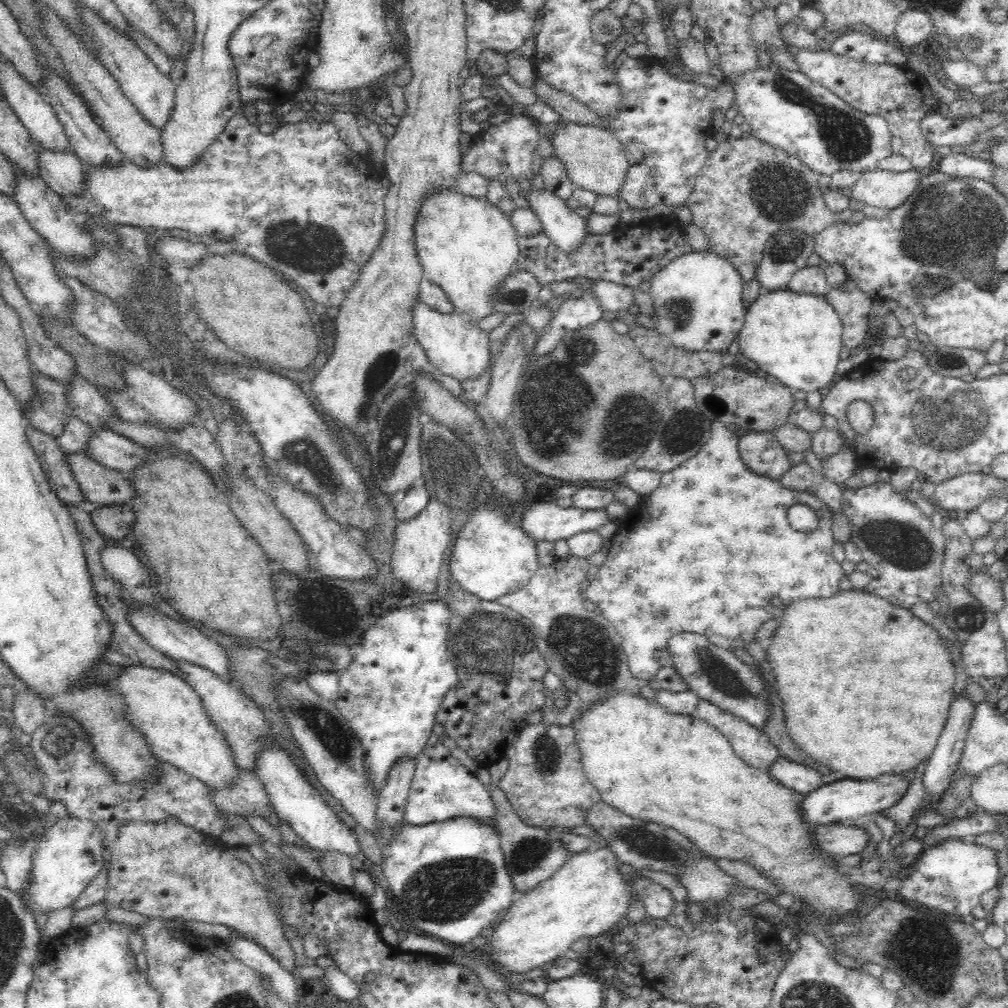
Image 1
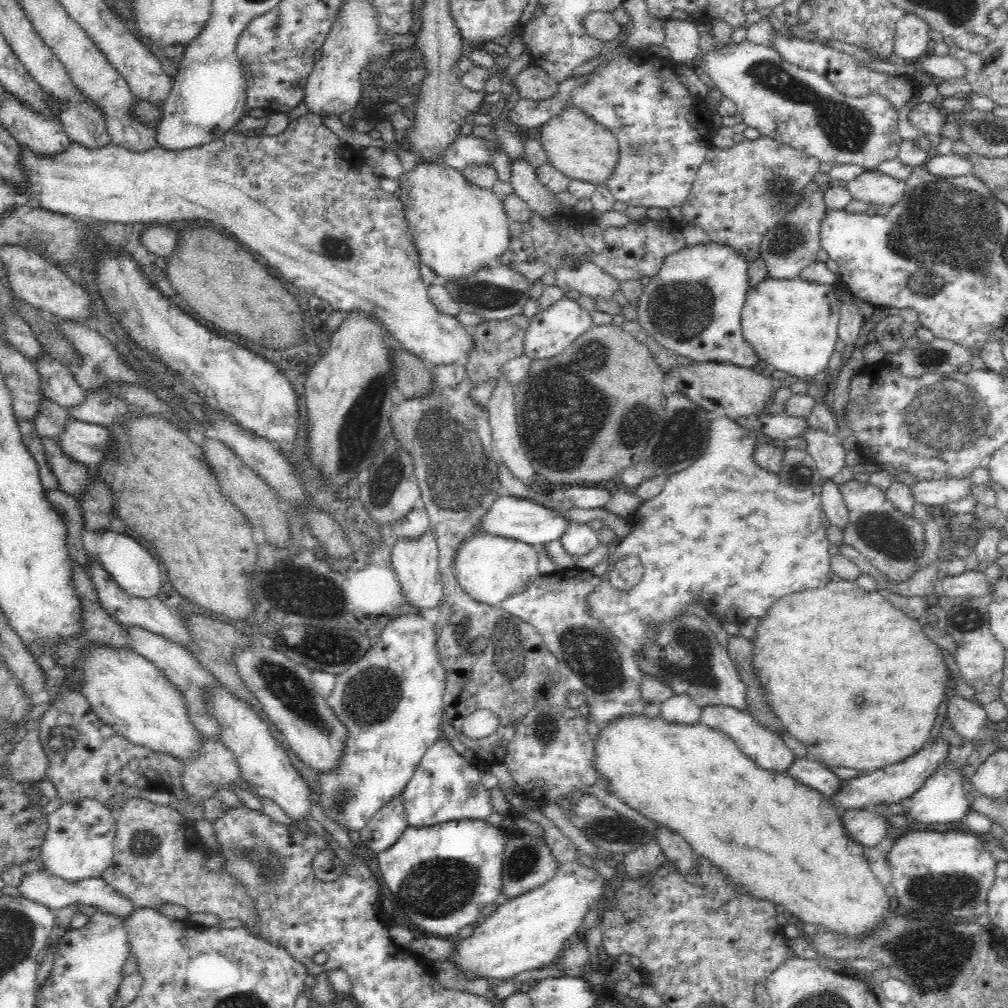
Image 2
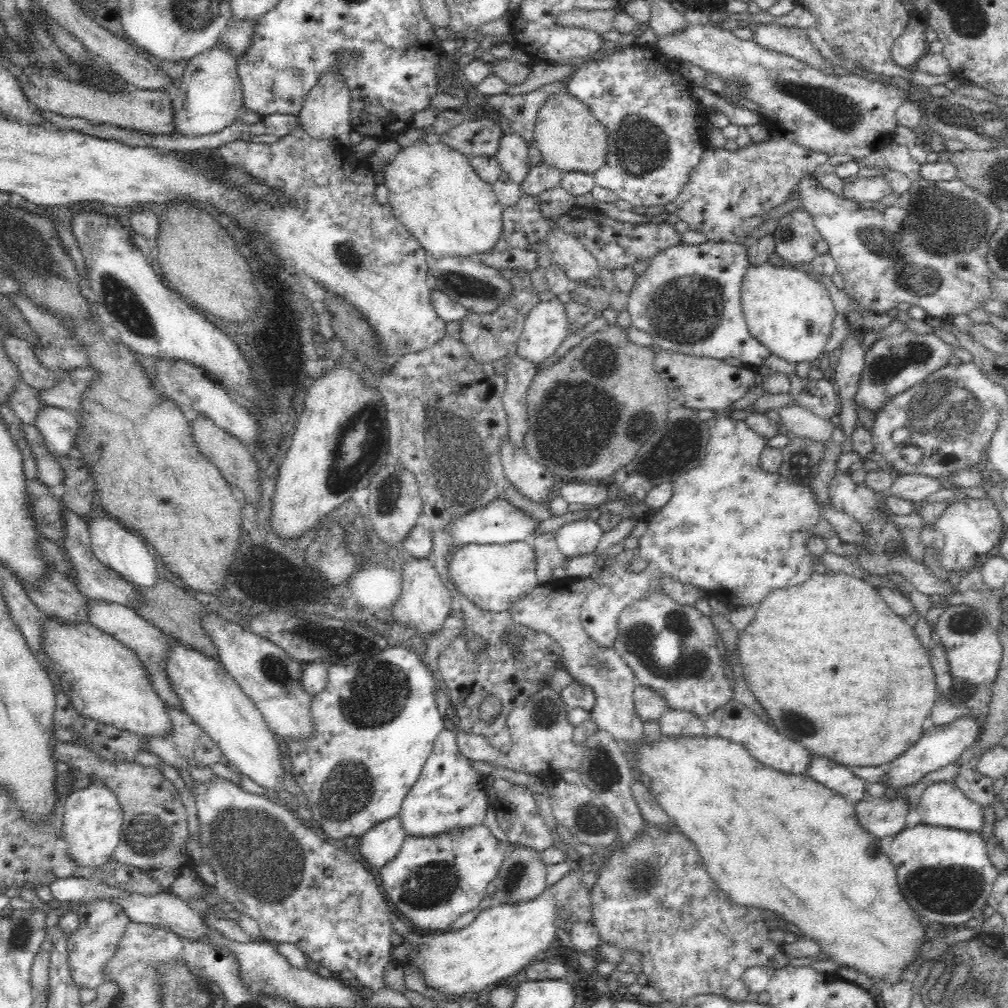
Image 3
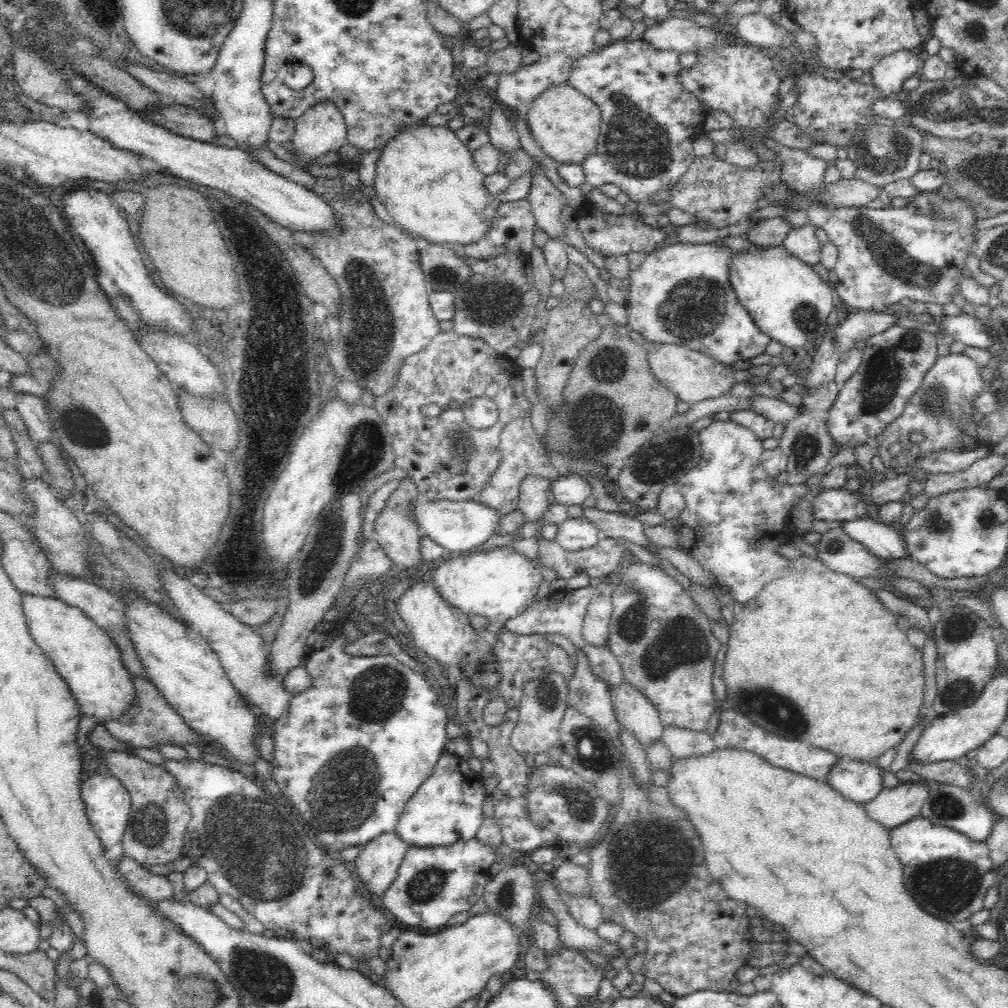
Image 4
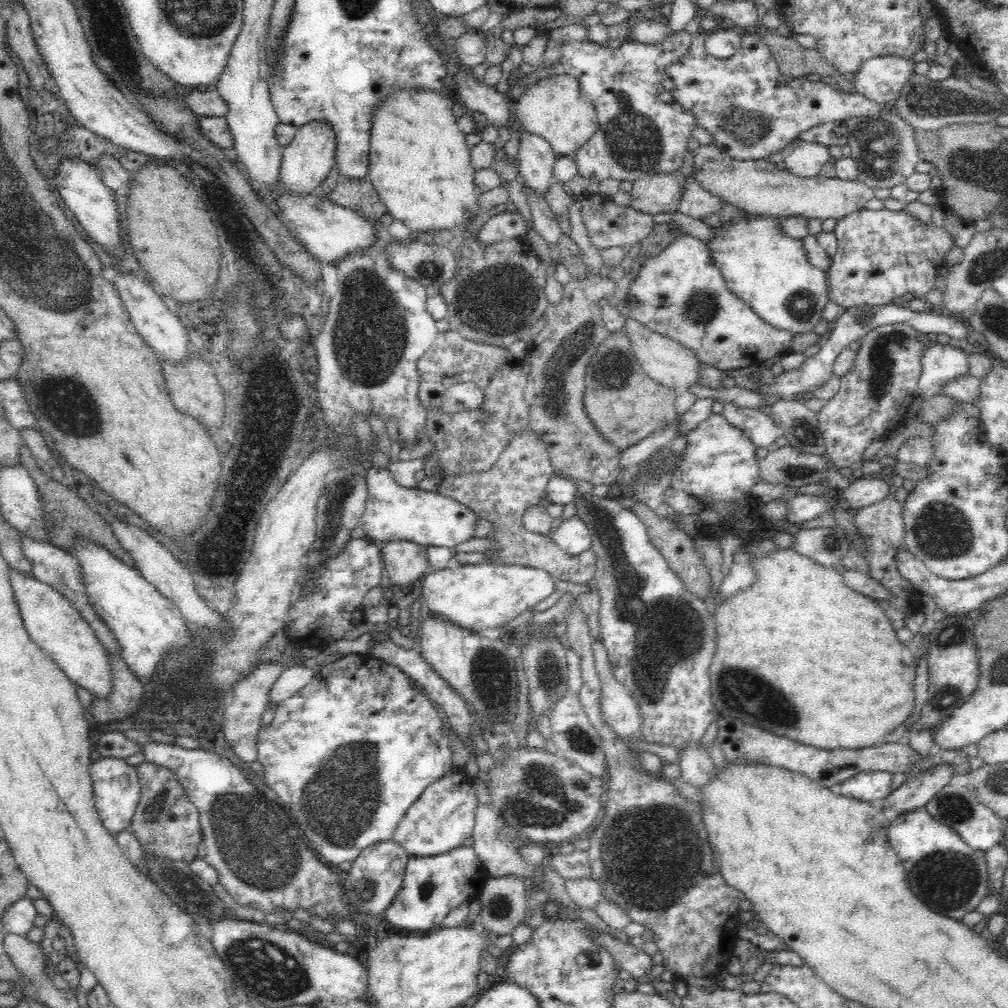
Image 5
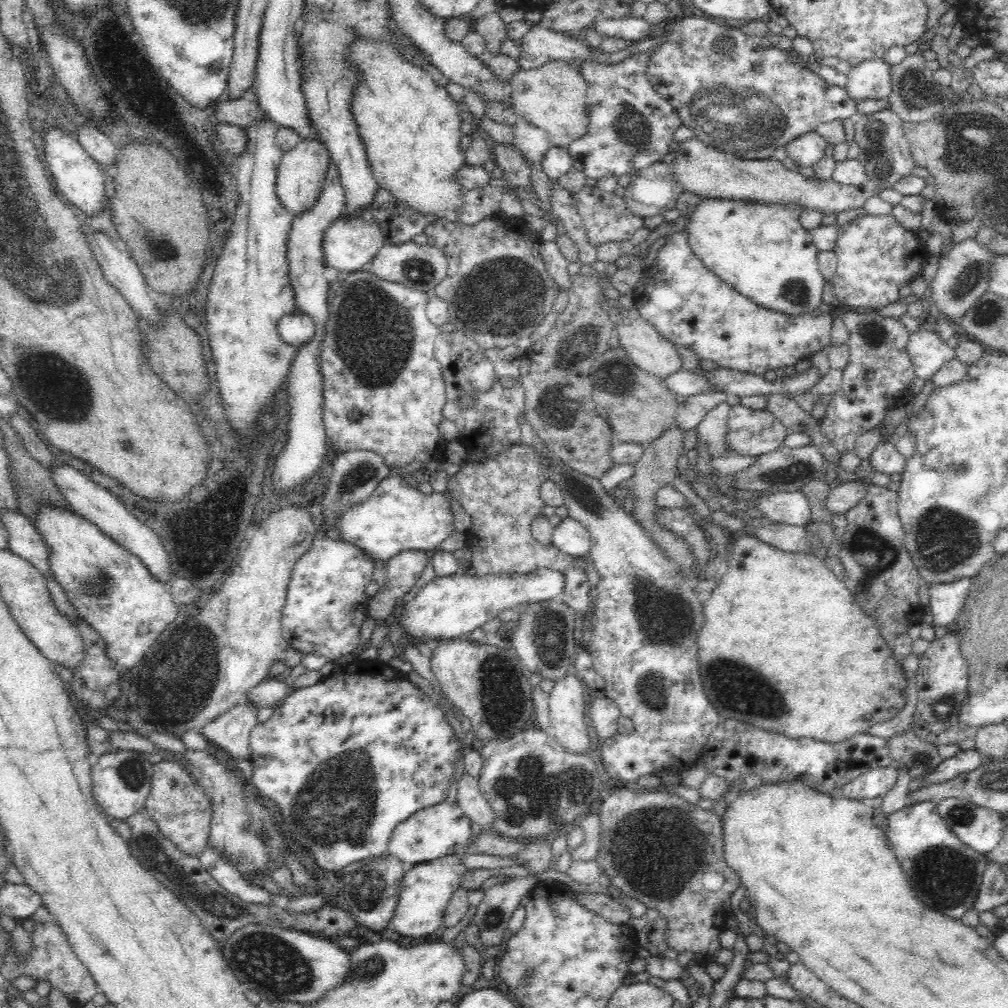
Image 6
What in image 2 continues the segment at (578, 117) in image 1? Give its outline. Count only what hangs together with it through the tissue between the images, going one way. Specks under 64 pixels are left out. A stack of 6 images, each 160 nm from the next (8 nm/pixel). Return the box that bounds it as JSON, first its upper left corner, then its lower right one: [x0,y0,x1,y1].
[516,64,558,100]

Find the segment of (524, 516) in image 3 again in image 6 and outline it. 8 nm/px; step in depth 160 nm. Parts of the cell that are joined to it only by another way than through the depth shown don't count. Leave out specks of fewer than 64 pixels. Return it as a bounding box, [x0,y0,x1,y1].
[334,474,455,561]

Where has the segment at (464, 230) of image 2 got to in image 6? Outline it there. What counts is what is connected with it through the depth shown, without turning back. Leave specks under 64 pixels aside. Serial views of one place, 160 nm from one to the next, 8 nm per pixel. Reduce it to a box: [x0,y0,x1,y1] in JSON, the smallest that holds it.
[349,39,466,222]

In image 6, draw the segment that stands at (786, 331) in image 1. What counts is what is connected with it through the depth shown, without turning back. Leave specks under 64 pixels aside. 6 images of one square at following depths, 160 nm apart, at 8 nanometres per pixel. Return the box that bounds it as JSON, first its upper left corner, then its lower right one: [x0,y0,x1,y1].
[684,197,827,316]

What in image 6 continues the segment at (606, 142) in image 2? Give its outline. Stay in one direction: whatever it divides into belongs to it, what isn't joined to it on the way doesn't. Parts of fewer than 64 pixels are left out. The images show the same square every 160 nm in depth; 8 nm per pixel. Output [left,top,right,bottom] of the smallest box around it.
[510,60,590,148]

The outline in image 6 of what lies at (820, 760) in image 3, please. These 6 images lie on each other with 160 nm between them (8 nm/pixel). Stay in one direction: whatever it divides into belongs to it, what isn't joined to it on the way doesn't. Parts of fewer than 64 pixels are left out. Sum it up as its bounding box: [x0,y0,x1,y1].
[841,764,898,801]

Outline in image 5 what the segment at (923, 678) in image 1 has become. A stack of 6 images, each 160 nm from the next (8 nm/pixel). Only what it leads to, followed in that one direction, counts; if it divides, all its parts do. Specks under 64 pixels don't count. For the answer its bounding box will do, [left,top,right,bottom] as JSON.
[709,549,916,750]

